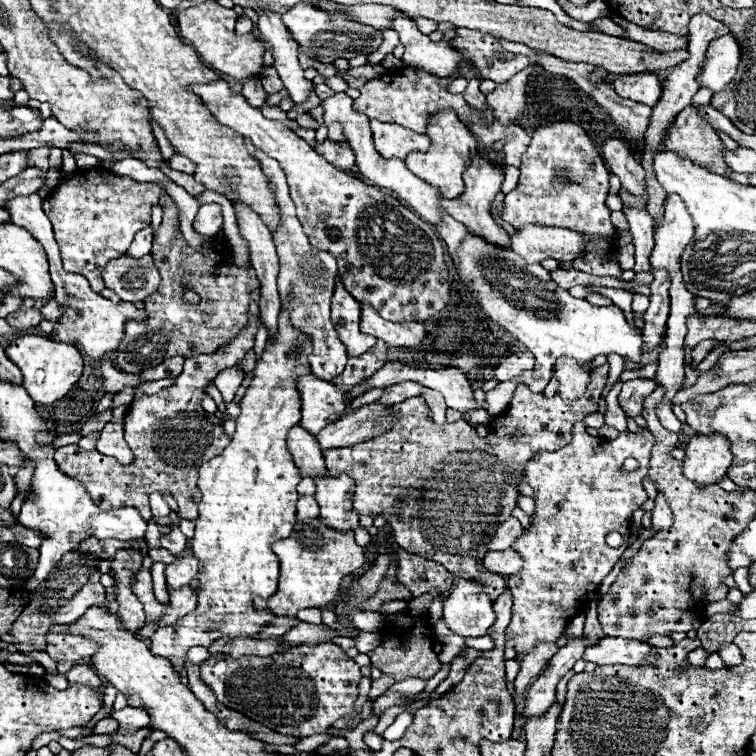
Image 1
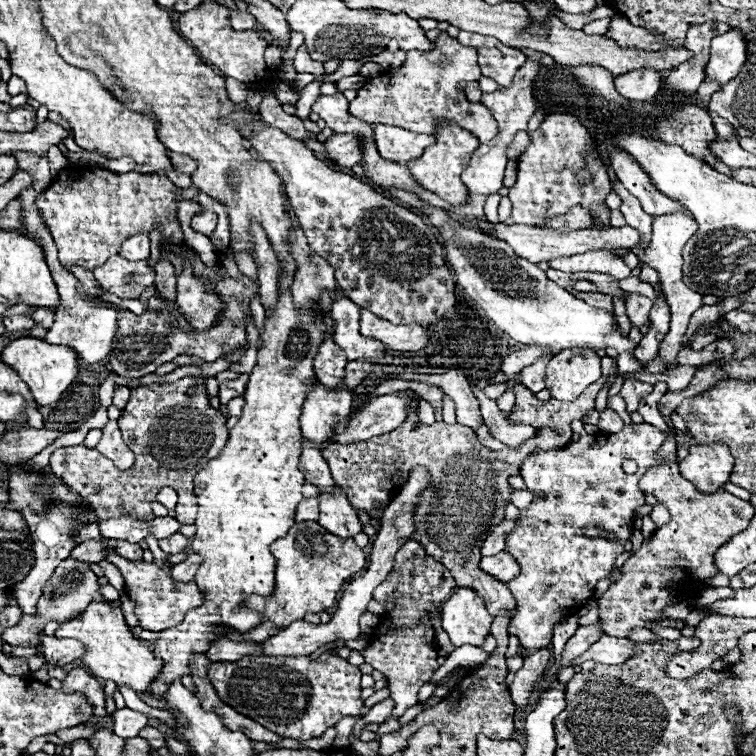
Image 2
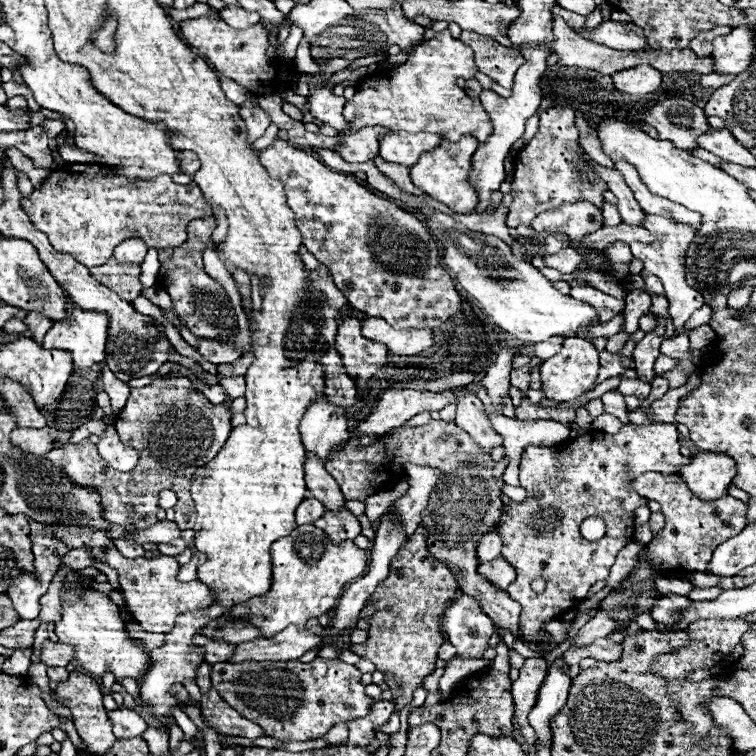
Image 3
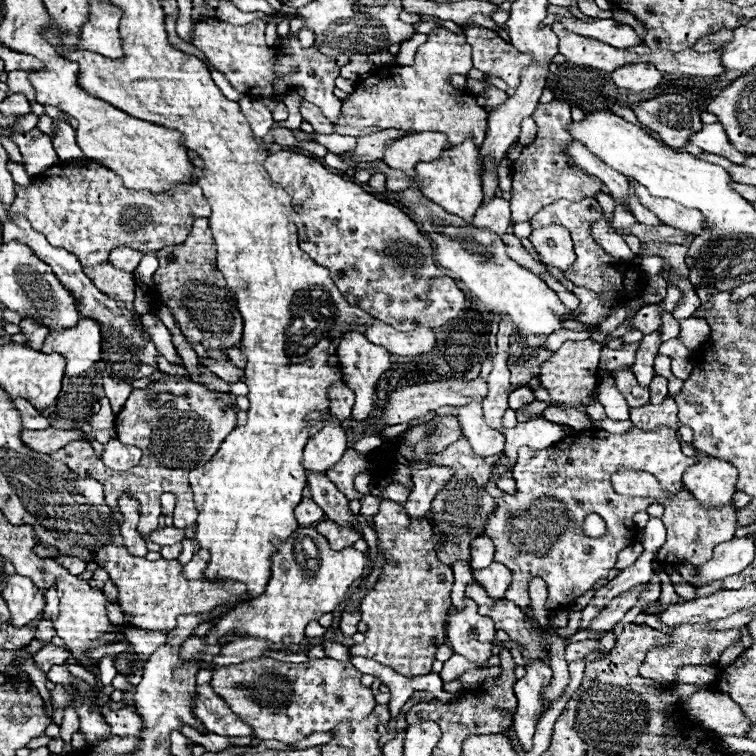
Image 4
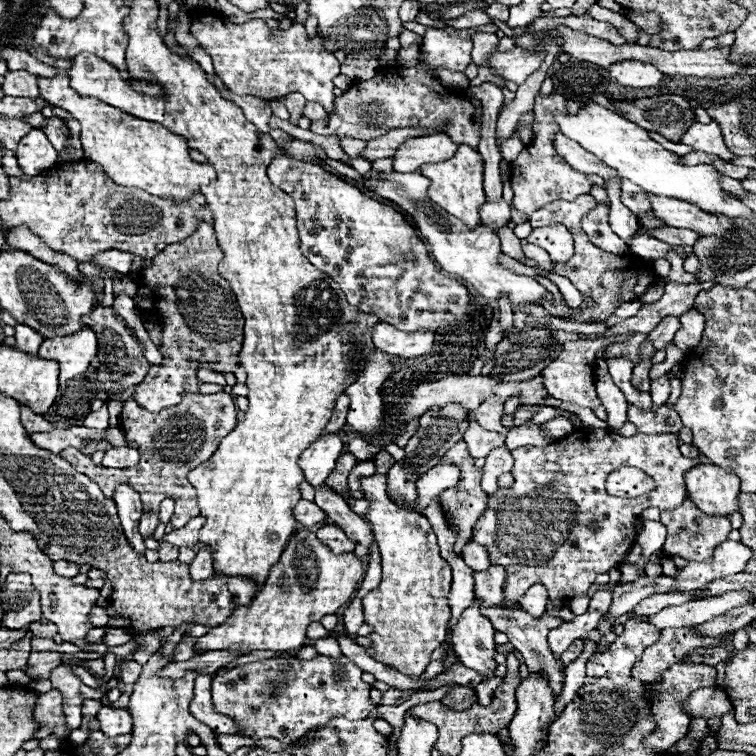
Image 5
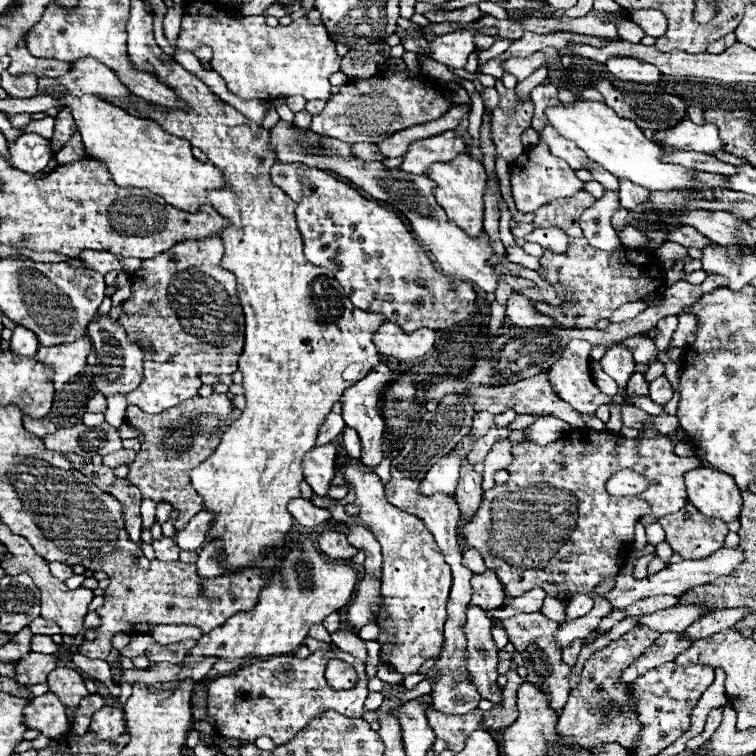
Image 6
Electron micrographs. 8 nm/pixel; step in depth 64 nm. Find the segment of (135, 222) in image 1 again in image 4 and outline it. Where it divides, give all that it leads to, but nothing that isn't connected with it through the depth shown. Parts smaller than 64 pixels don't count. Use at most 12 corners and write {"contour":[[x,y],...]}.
{"contour":[[88,160],[16,186],[10,212],[82,266],[182,244],[196,184],[128,190]]}

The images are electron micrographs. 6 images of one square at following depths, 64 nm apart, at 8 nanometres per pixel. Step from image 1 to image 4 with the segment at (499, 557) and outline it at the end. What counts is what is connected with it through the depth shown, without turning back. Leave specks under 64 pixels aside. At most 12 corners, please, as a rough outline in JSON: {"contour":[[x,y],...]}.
{"contour":[[492,562],[476,570],[474,578],[492,598],[504,598],[512,572],[504,564]]}

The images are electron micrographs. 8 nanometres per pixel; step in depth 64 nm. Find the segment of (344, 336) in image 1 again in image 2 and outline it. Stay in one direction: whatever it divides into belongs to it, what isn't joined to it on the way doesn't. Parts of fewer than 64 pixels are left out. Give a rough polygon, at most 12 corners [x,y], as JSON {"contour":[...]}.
{"contour":[[336,290],[334,340],[348,360],[380,360],[384,344],[358,332],[360,306]]}

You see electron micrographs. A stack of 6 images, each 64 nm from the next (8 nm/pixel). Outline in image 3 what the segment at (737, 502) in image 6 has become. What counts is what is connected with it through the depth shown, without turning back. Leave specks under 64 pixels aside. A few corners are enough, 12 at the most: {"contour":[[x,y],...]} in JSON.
{"contour":[[698,452],[680,476],[702,500],[728,492],[736,462]]}

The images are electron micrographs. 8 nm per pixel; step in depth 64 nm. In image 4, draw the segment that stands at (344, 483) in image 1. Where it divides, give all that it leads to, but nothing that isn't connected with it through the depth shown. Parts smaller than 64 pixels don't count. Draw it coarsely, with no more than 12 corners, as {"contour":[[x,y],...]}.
{"contour":[[332,520],[318,522],[332,550],[352,546],[360,532]]}

